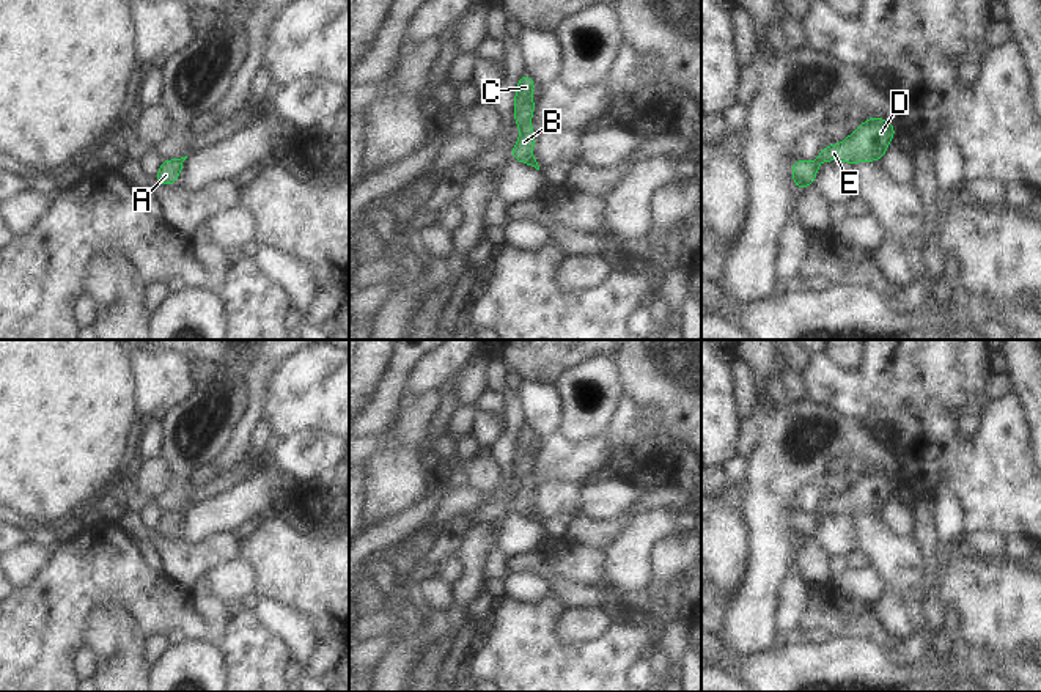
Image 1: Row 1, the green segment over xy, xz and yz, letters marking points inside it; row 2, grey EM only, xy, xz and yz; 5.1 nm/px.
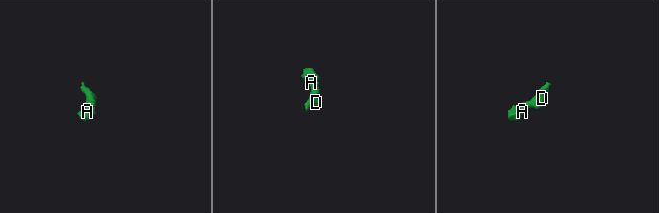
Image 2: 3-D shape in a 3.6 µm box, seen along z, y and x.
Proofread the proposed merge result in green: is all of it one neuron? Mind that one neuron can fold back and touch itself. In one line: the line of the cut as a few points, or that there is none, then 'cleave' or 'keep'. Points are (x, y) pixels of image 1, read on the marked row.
cut none; keep

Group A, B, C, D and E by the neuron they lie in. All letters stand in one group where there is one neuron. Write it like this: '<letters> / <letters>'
A B C D E

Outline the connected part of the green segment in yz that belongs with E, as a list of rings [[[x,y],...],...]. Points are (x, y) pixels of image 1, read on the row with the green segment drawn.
[[[871,115],[841,143],[822,146],[816,160],[805,162],[800,159],[793,159],[793,182],[799,192],[807,189],[815,184],[819,165],[830,160],[841,160],[849,165],[855,165],[859,162],[881,162],[895,135],[896,127],[893,123]]]

